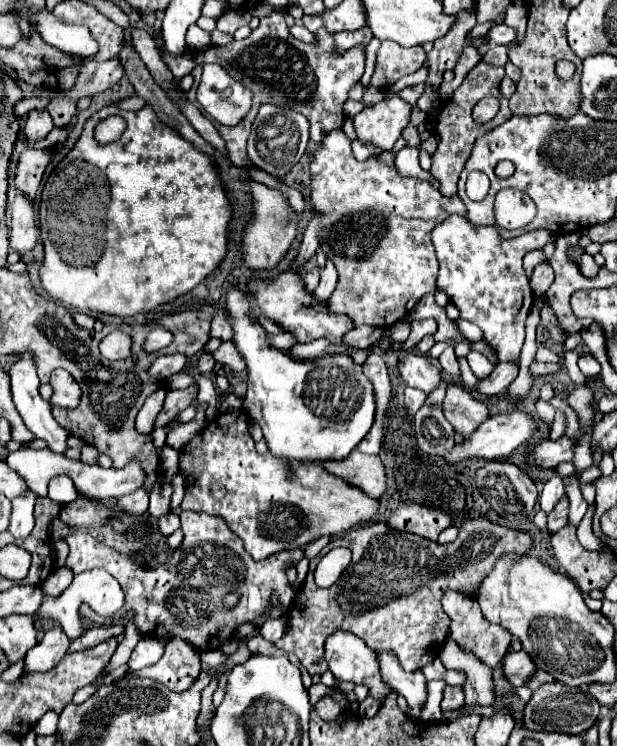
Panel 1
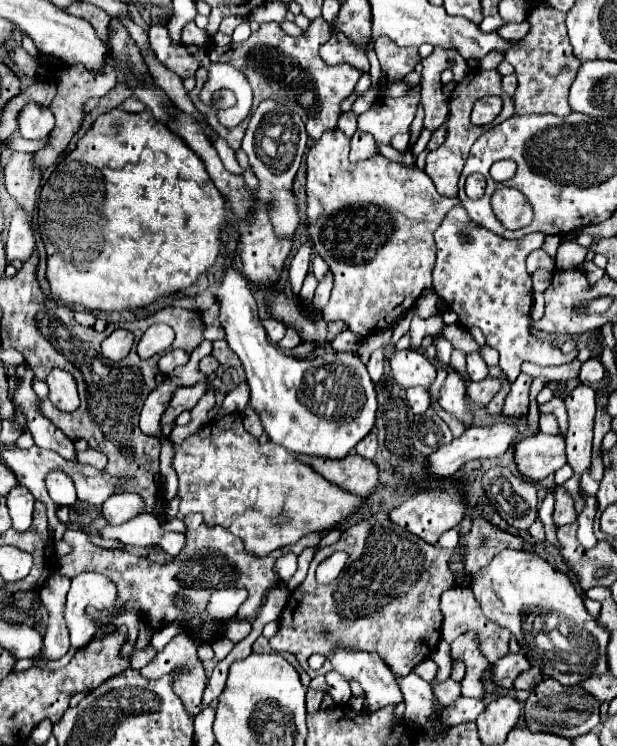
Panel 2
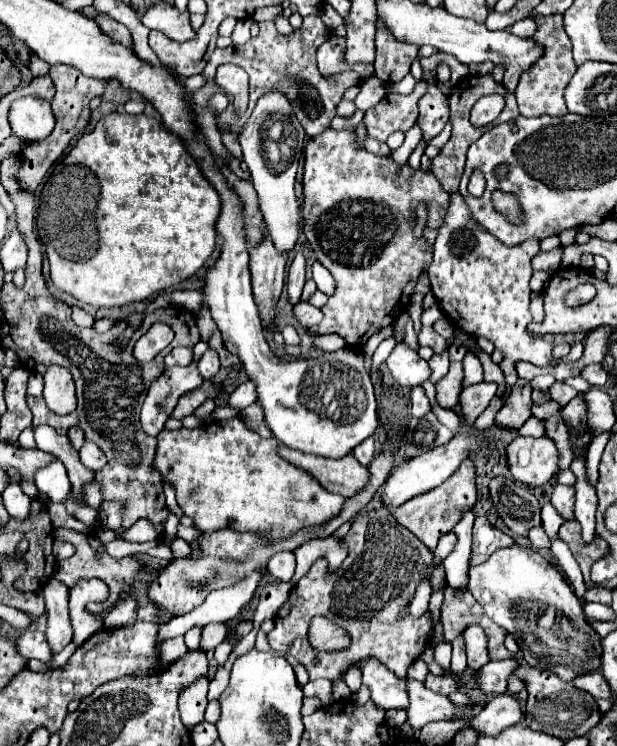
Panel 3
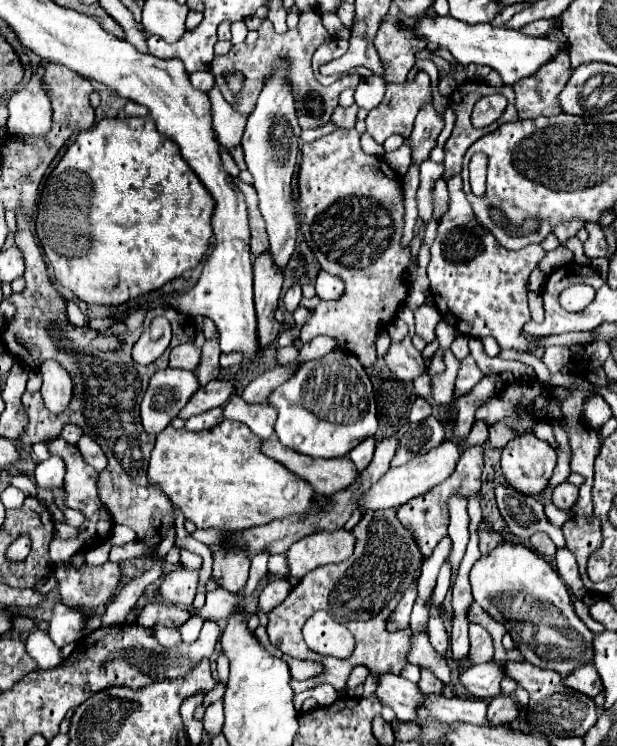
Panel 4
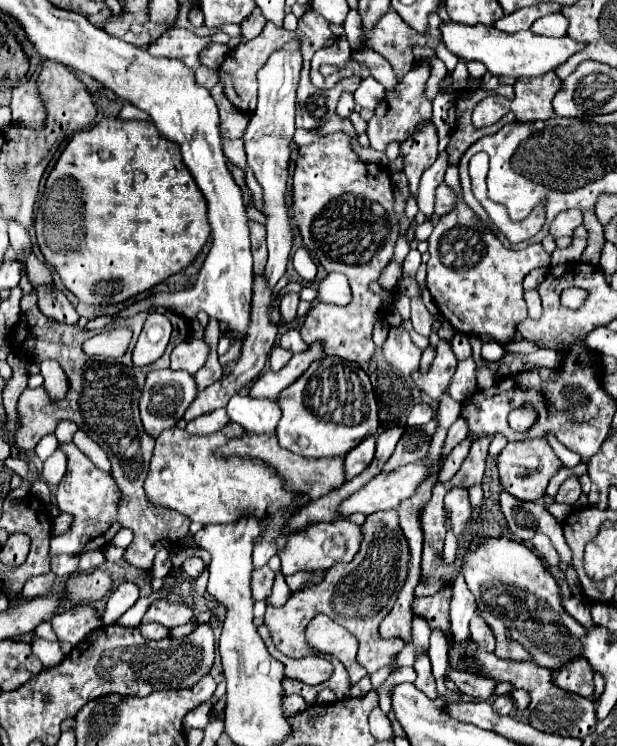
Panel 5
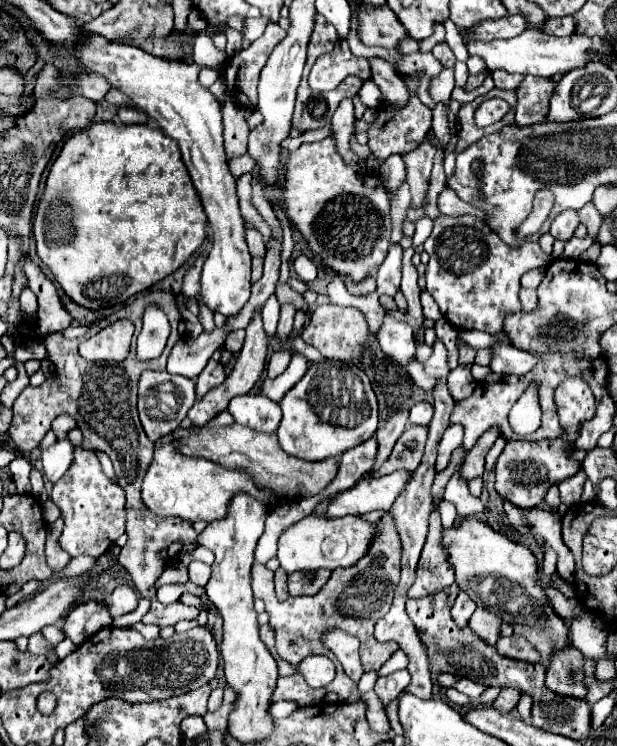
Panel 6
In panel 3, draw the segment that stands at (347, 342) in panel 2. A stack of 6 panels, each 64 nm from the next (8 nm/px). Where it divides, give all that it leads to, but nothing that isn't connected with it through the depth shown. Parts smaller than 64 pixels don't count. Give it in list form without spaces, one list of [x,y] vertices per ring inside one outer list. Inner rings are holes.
[[[328,334],[328,336],[318,336],[316,338],[316,346],[326,350],[326,352],[338,352],[340,348],[346,348],[346,340],[342,340],[342,336],[338,334]]]

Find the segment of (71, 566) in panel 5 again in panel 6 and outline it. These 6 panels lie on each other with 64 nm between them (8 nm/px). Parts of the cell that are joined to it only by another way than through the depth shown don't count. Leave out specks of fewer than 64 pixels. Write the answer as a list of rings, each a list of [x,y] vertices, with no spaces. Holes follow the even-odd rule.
[[[58,518],[50,530],[48,530],[48,540],[46,540],[46,560],[48,560],[48,566],[52,568],[52,572],[62,572],[68,562],[72,560],[62,548],[58,548],[58,536],[62,534],[62,518]]]

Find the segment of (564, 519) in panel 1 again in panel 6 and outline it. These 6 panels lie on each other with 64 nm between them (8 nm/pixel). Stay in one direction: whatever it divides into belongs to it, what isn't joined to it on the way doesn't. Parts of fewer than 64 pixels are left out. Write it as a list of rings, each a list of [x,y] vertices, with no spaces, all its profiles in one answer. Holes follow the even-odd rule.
[[[584,470],[576,472],[572,478],[566,478],[560,482],[560,500],[566,506],[576,506],[580,504],[580,494],[582,494],[582,486],[586,482]]]

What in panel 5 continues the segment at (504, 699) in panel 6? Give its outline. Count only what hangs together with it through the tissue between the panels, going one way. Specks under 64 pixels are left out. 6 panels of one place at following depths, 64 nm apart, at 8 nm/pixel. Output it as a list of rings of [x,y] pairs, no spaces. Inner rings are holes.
[[[504,694],[504,696],[498,696],[494,702],[492,702],[492,708],[494,712],[498,712],[500,716],[508,716],[514,708],[514,700],[510,694]]]

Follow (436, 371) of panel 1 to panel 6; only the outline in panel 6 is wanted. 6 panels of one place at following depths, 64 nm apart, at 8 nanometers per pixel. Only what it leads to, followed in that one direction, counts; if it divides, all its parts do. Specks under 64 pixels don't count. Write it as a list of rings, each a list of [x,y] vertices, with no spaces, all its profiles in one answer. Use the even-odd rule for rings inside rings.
[[[386,314],[384,326],[378,334],[378,342],[382,352],[396,364],[406,366],[416,358],[416,342],[414,332],[406,322],[398,322]]]

